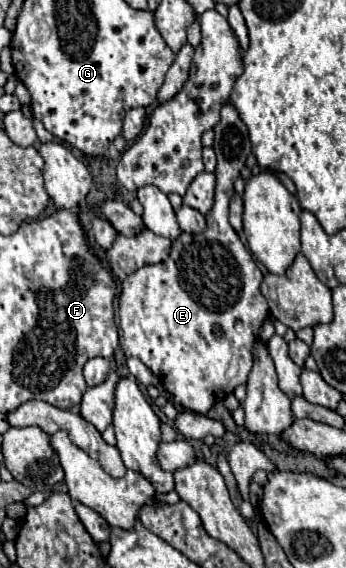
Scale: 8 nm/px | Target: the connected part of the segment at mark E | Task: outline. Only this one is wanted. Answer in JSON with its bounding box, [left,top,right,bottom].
[118,103,268,415]

